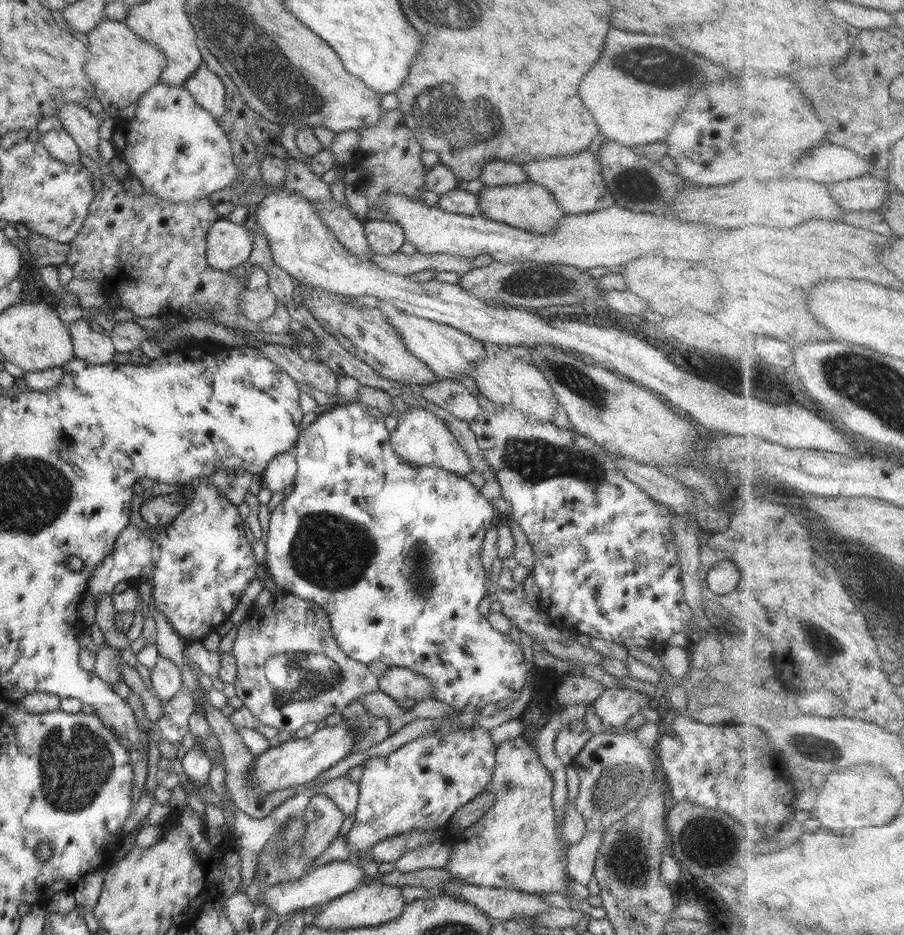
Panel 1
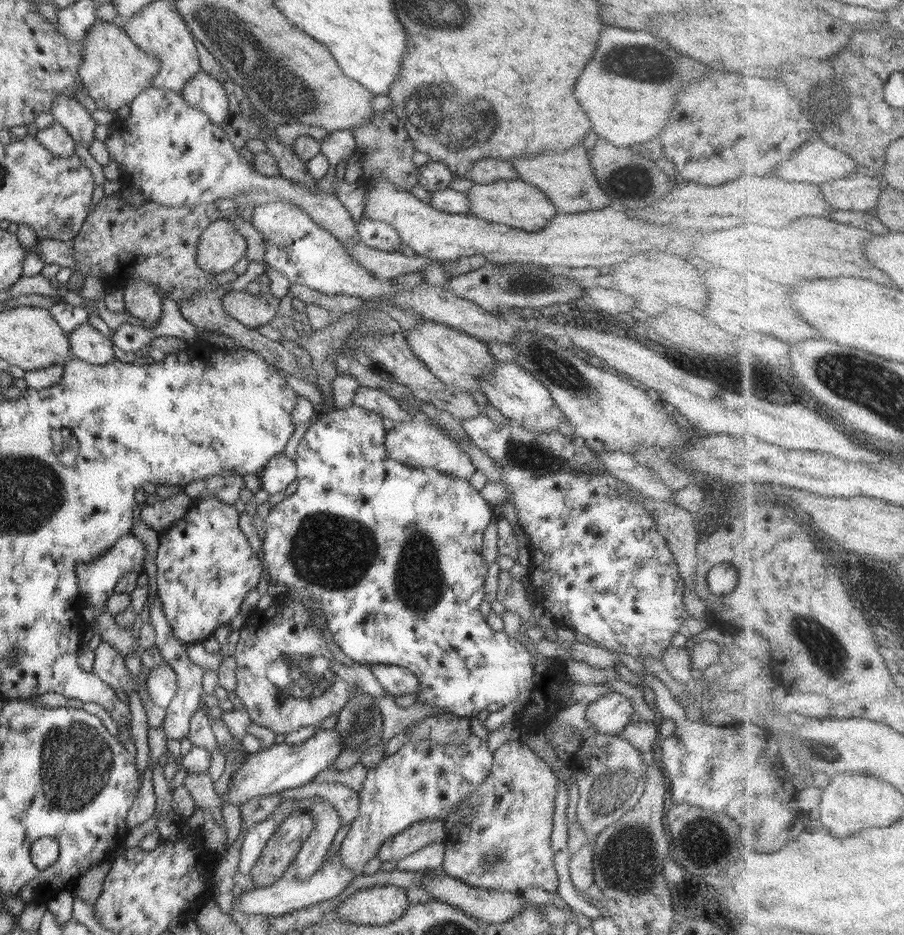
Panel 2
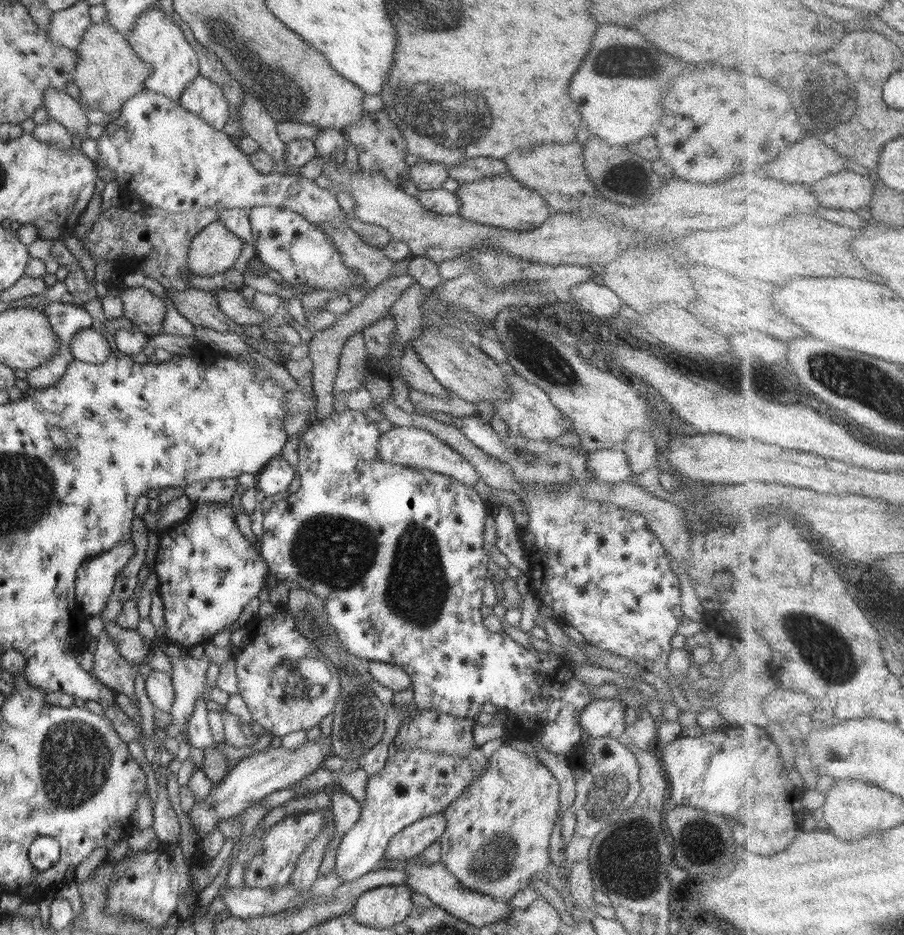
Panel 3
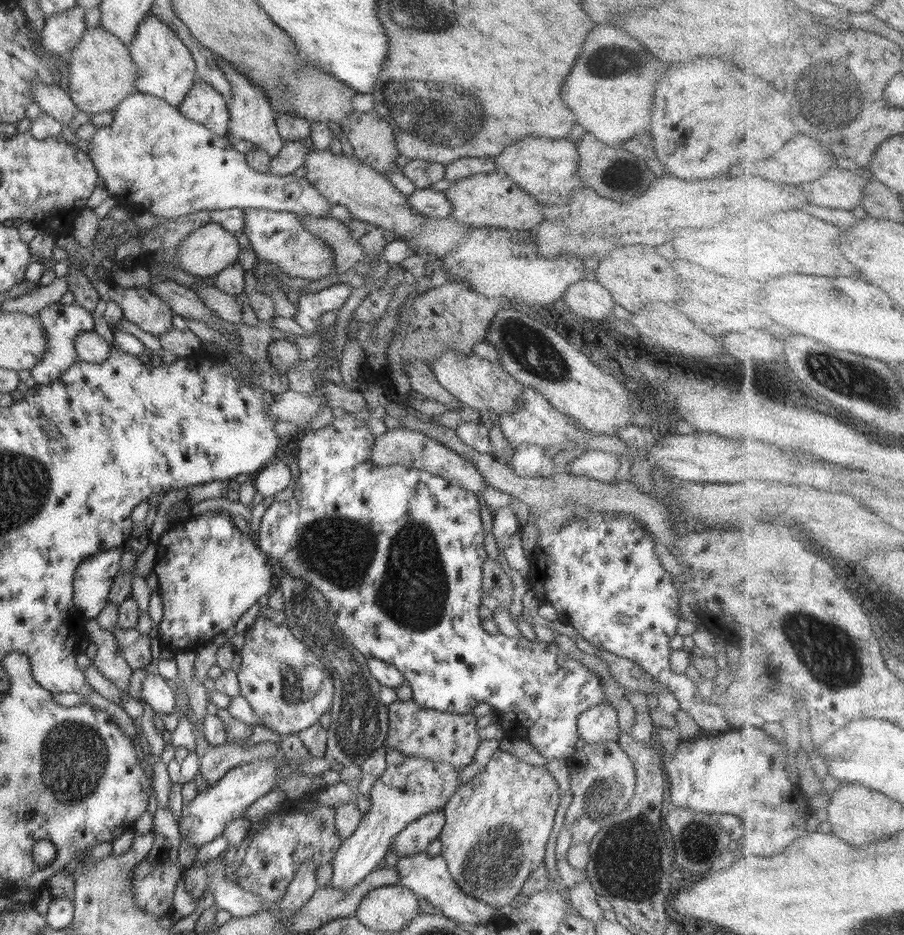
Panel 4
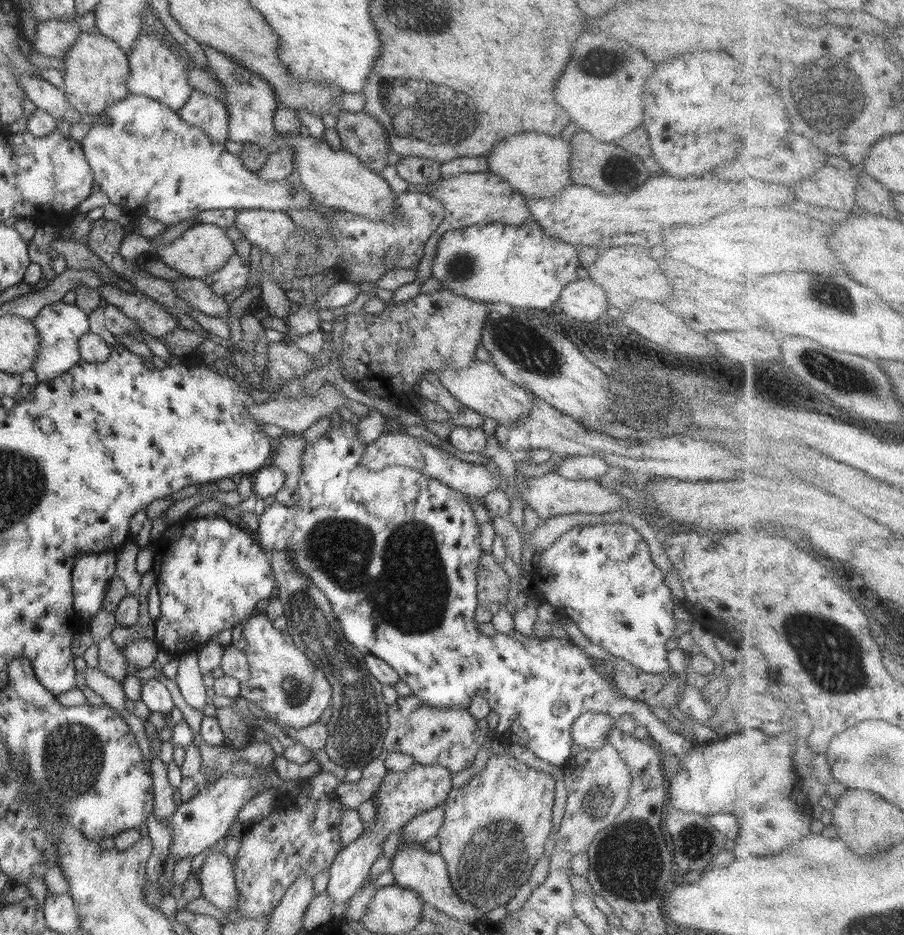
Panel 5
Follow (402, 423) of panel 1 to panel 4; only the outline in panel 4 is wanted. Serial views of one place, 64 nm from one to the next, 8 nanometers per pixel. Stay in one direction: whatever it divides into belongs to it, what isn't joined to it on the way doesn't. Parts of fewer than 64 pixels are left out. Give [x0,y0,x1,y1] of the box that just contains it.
[370,428,488,496]

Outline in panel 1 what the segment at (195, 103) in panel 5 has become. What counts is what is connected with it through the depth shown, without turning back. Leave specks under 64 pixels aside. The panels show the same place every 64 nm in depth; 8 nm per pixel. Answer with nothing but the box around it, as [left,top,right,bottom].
[183,61,225,121]

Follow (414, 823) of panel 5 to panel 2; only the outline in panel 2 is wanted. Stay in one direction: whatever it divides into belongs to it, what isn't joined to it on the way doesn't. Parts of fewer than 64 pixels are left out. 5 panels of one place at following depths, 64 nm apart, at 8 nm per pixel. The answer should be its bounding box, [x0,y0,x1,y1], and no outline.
[377,819,446,860]

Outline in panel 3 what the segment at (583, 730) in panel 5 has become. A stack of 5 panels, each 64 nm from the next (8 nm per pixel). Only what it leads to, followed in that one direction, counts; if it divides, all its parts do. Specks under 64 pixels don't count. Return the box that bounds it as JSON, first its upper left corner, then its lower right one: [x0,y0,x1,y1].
[579,700,624,739]

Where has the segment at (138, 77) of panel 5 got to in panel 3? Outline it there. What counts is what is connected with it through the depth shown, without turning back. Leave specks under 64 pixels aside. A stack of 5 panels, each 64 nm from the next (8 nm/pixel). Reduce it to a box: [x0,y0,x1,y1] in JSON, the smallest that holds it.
[127,6,199,101]

